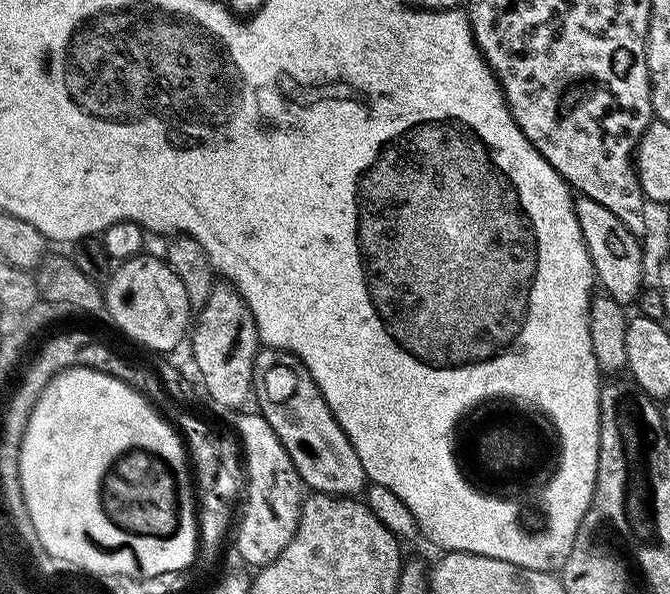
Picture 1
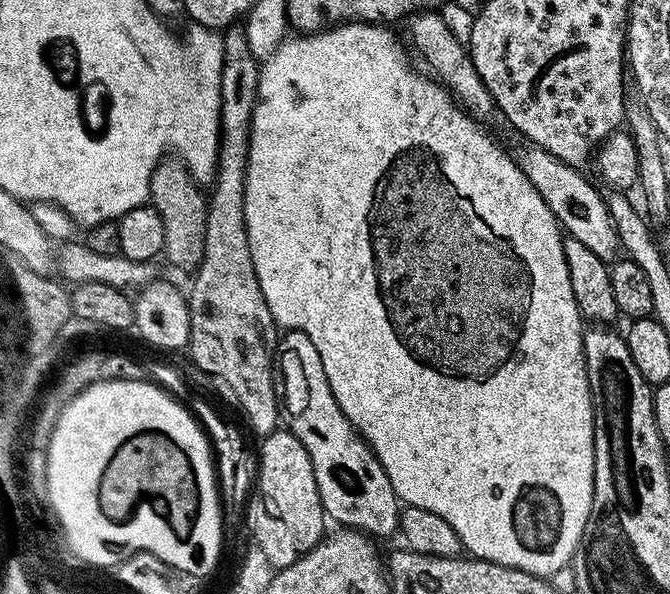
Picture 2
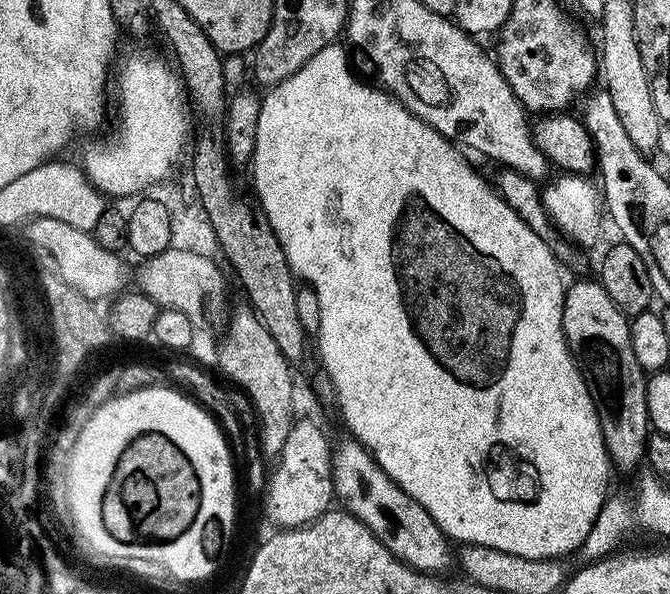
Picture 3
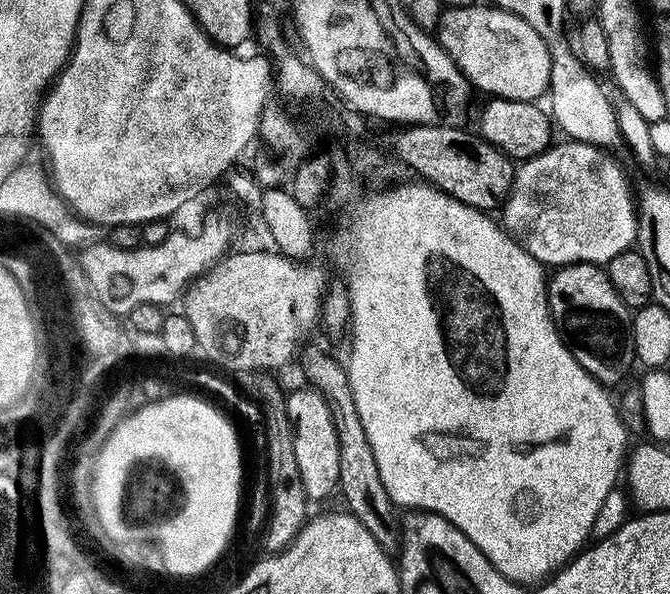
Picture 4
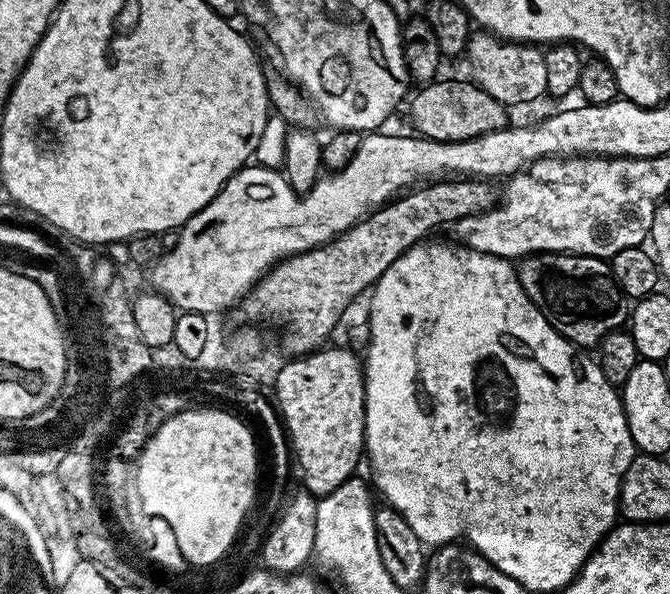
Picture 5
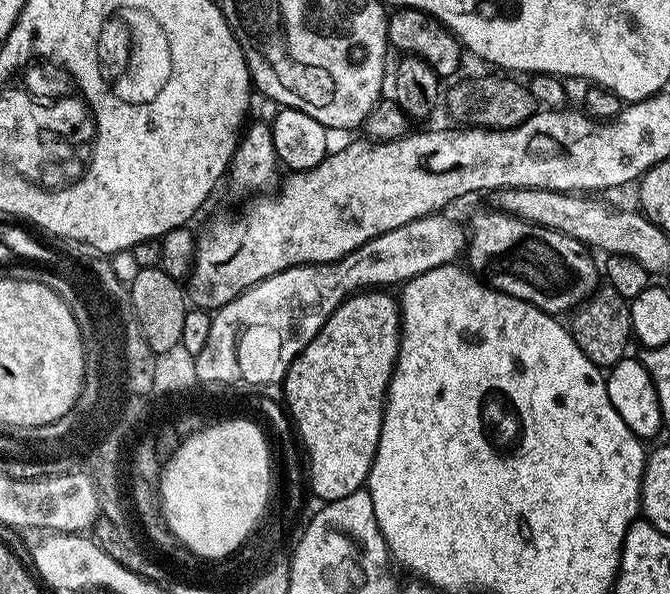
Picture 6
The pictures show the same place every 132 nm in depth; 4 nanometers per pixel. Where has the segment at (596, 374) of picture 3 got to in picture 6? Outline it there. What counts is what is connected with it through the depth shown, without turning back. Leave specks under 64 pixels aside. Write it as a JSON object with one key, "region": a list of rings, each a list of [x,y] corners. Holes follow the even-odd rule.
{"region":[[[491,210],[492,212],[480,212],[472,220],[472,228],[470,224],[470,231],[466,236],[466,261],[467,267],[471,269],[475,275],[481,277],[485,284],[489,288],[494,288],[498,292],[505,292],[510,294],[514,298],[519,300],[529,300],[529,302],[535,306],[535,308],[541,308],[543,312],[549,312],[554,317],[563,317],[565,314],[571,313],[573,310],[580,307],[589,296],[593,295],[597,291],[598,285],[596,285],[596,276],[598,280],[598,264],[595,264],[588,255],[590,255],[590,249],[588,245],[578,242],[574,238],[570,238],[566,234],[562,234],[558,230],[550,230],[549,228],[543,228],[537,224],[532,224],[528,220],[523,220],[517,216],[511,216],[508,212],[502,212],[499,210]]]}

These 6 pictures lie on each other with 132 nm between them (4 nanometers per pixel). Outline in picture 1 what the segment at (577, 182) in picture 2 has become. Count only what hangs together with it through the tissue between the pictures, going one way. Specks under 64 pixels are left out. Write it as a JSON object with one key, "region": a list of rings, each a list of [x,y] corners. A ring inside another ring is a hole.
{"region":[[[587,198],[575,201],[576,217],[582,230],[582,238],[586,242],[586,250],[592,259],[592,270],[595,279],[603,291],[614,302],[625,306],[635,305],[642,291],[644,280],[644,252],[640,249],[637,233],[631,232],[606,206],[598,206],[598,202]]]}

